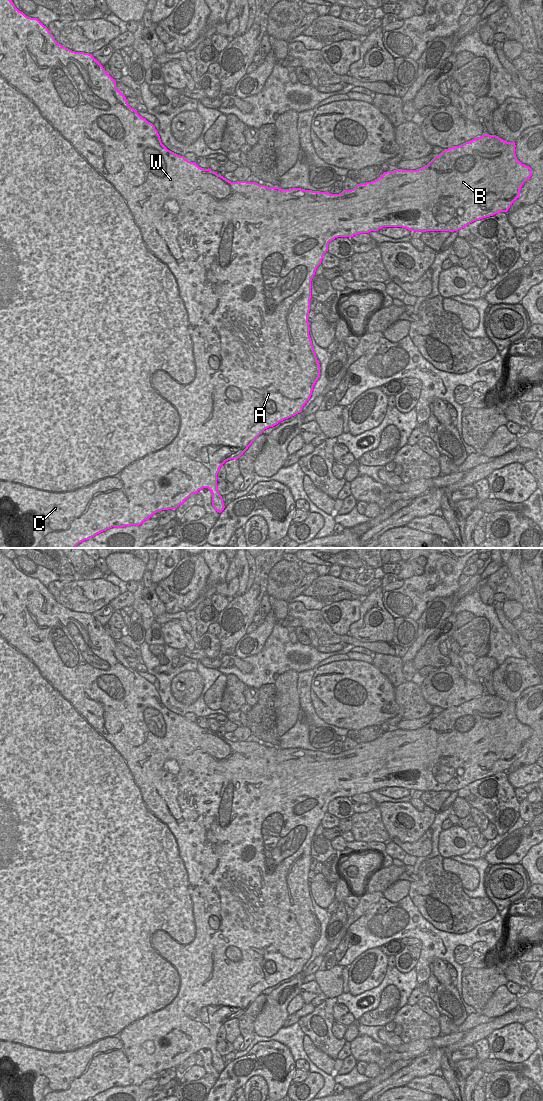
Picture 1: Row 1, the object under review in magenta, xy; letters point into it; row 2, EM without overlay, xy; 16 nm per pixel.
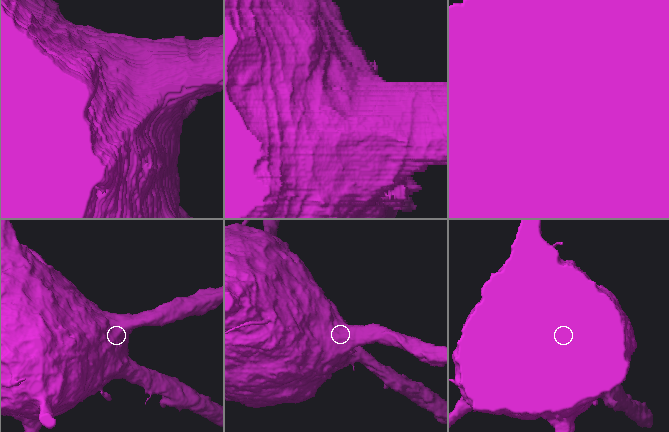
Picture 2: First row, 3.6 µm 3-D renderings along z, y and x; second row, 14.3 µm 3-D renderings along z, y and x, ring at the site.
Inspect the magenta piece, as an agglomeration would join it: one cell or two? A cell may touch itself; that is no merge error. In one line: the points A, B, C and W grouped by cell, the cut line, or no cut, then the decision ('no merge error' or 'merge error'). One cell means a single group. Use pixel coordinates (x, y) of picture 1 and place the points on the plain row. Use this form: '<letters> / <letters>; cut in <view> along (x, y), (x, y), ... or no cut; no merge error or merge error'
A B C W; no cut; no merge error

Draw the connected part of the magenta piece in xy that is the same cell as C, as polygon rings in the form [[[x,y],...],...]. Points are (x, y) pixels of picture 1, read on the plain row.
[[[0,552],[0,1101],[85,1101],[112,1087],[139,1086],[158,1071],[176,1069],[203,1048],[211,1051],[212,1066],[221,1073],[225,1066],[217,1050],[220,1027],[226,1021],[243,1015],[265,989],[302,972],[319,938],[320,927],[309,895],[308,874],[311,841],[328,811],[328,804],[338,797],[353,797],[360,793],[378,791],[383,787],[402,787],[422,792],[454,792],[476,780],[507,772],[520,757],[523,743],[532,735],[532,729],[517,719],[515,707],[515,702],[507,702],[496,695],[485,693],[459,706],[444,709],[419,729],[387,731],[374,741],[357,744],[353,749],[343,750],[339,754],[301,748],[281,749],[256,742],[231,742],[217,732],[201,728],[195,722],[168,710],[162,704],[154,685],[129,666],[126,657],[117,649],[116,641],[92,614],[75,612],[59,604],[37,578],[26,576],[15,567],[12,560]]]

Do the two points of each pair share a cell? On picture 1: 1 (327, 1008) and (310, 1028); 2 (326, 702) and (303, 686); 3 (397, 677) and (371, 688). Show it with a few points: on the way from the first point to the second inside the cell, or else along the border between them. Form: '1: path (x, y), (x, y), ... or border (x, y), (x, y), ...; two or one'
1: path (323, 1013), (315, 1023); one
2: border (314, 669), (310, 699), (316, 714); two
3: border (372, 663), (395, 687); two

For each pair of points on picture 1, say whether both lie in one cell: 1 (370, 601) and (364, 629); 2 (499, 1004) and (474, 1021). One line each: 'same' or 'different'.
1: same
2: different

